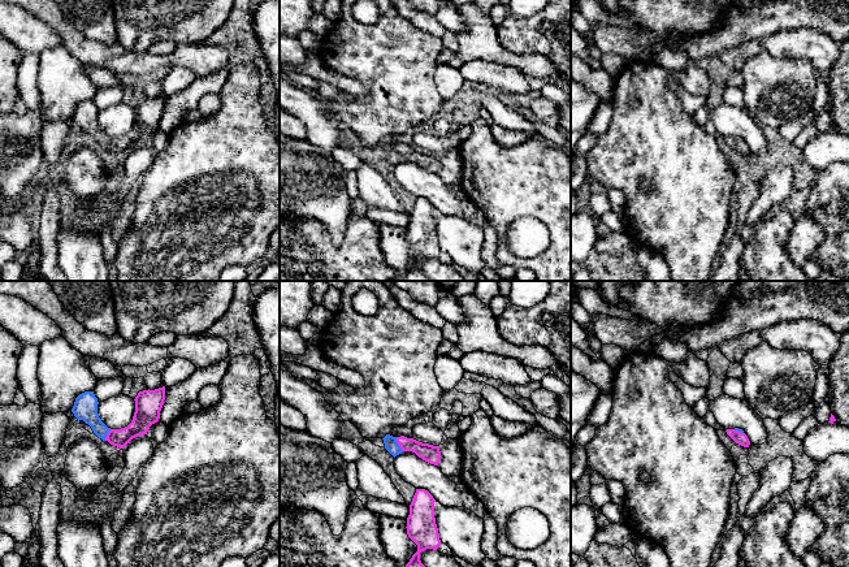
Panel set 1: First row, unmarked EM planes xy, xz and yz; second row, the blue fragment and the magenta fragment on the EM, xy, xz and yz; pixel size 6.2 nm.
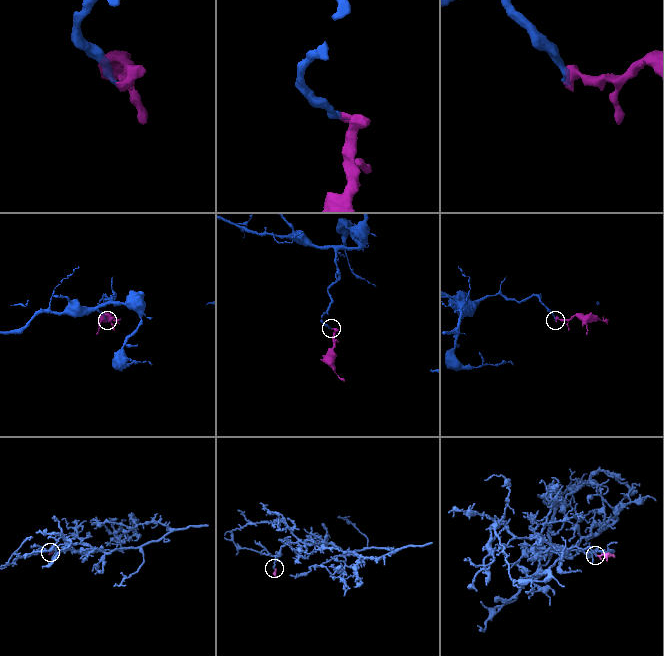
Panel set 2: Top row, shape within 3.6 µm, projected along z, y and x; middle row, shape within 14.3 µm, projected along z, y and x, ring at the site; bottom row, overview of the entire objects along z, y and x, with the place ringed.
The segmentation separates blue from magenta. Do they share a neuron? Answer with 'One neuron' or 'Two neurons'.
One neuron

